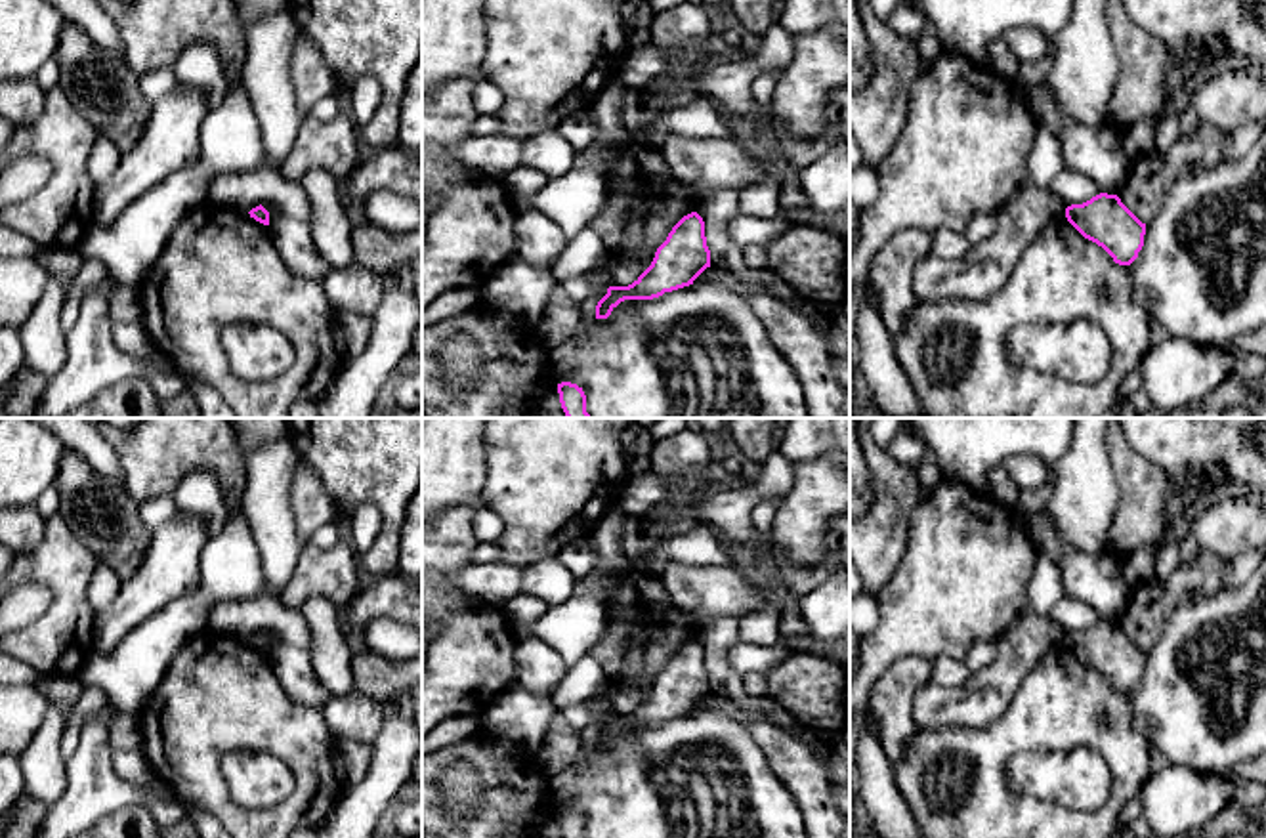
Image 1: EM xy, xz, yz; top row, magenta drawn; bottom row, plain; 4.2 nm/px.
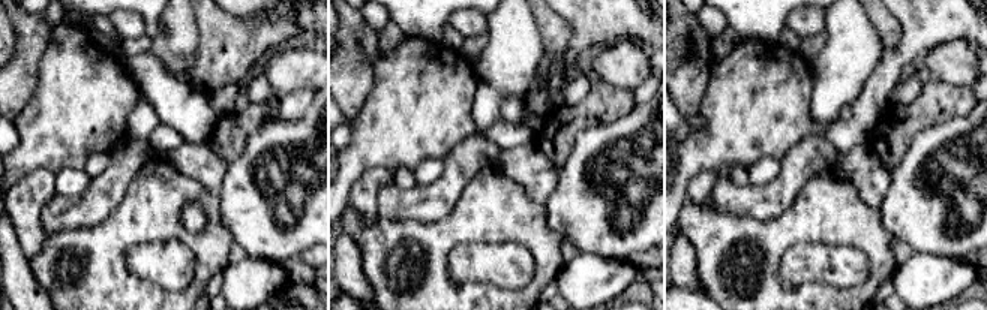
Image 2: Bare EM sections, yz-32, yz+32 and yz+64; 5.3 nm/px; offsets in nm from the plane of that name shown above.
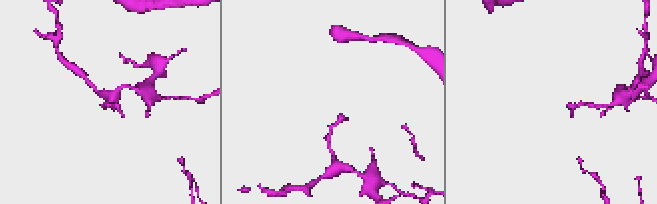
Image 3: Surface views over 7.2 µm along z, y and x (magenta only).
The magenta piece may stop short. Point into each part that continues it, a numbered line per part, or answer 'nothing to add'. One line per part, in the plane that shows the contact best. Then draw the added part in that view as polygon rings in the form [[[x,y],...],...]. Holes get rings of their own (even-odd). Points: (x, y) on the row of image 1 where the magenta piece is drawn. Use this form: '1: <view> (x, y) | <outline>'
nothing to add

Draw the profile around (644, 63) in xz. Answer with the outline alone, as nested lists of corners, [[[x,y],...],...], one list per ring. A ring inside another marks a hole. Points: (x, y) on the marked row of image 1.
[[[655,42],[630,48],[628,55],[619,65],[615,76],[630,88],[645,88],[653,84],[659,74],[666,69],[668,61],[682,57],[693,61],[695,48],[684,48],[674,52],[665,52]]]

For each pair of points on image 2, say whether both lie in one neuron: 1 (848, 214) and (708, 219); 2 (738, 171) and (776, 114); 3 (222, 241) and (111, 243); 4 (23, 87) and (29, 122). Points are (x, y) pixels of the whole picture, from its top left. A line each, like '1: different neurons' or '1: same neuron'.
1: same neuron
2: different neurons
3: same neuron
4: different neurons

